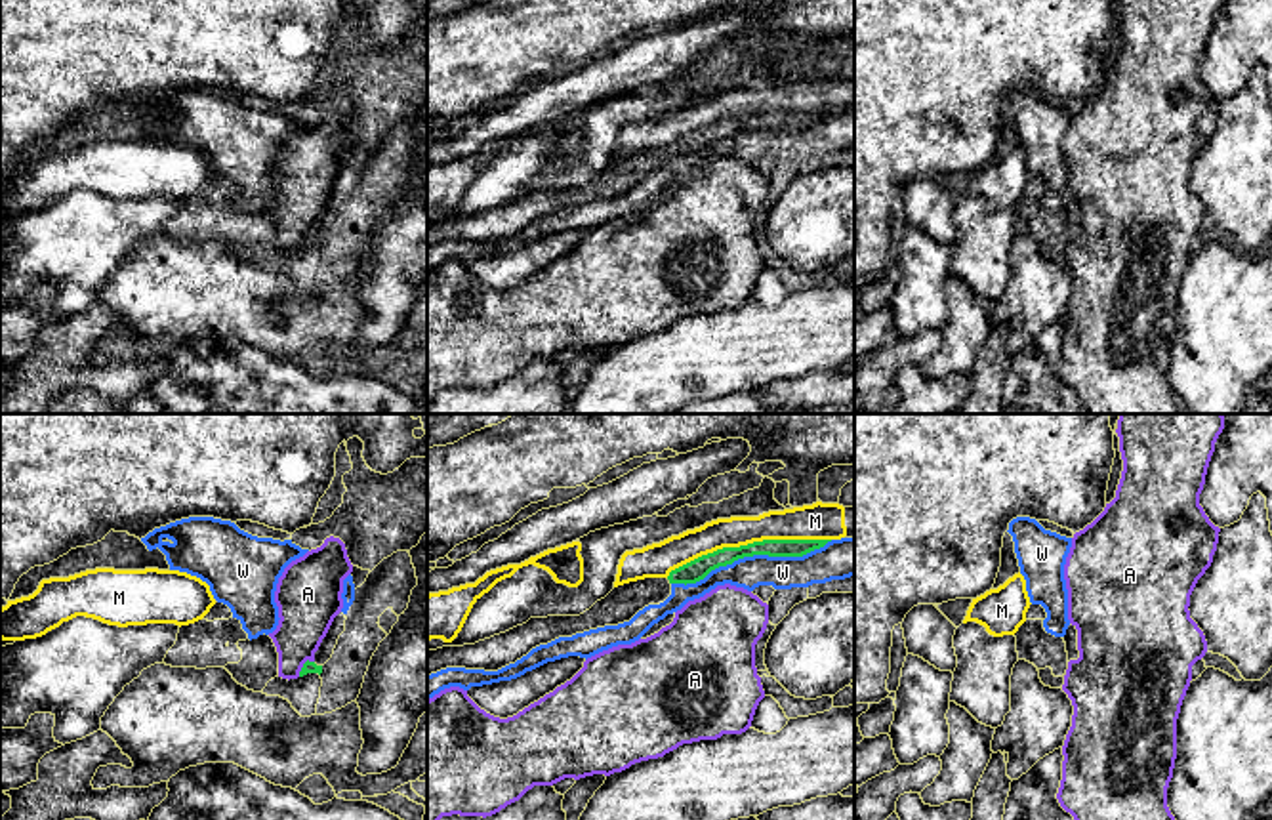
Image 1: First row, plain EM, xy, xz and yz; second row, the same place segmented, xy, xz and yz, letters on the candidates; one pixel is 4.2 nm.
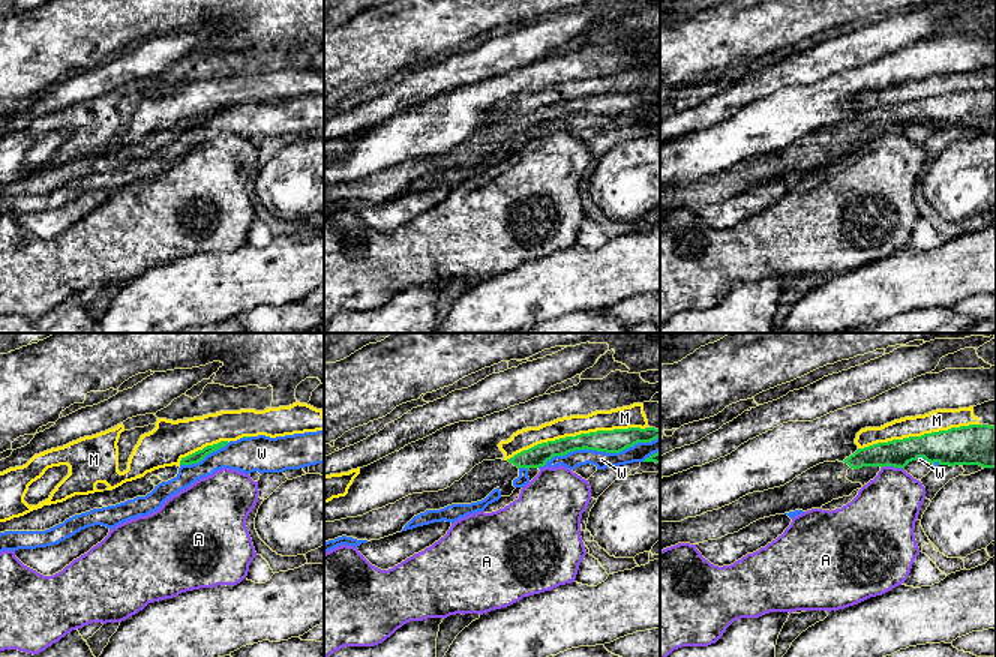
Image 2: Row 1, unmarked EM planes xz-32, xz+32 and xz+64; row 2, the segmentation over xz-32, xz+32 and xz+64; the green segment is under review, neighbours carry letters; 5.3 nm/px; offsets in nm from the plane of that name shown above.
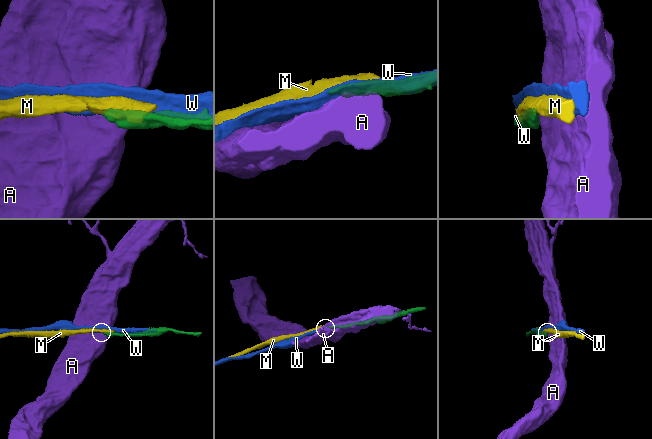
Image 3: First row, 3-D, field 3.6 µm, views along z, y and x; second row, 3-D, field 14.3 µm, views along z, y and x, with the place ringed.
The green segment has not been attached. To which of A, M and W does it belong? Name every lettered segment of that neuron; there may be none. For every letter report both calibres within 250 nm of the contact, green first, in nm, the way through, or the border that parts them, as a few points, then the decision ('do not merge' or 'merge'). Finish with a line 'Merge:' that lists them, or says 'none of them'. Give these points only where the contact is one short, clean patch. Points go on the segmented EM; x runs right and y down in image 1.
A: calibres 50 and 240 nm; border xy (313, 660), (307, 660), (298, 676); do not merge
M: calibres 90 and 140 nm; do not merge
W: calibres 90 and 140 nm; do not merge
Merge: none of them

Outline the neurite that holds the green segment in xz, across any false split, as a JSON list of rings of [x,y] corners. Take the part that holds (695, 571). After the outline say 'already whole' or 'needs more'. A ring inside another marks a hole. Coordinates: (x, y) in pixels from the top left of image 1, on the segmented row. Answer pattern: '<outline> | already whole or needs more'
[[[763,540],[723,547],[671,570],[667,578],[645,578],[618,585],[580,616],[530,618],[523,625],[475,645],[427,650],[427,675],[446,667],[498,671],[559,637],[629,622],[645,606],[664,603],[671,595],[673,584],[696,584],[711,570],[744,557],[803,557],[828,542],[831,540]]] | needs more

